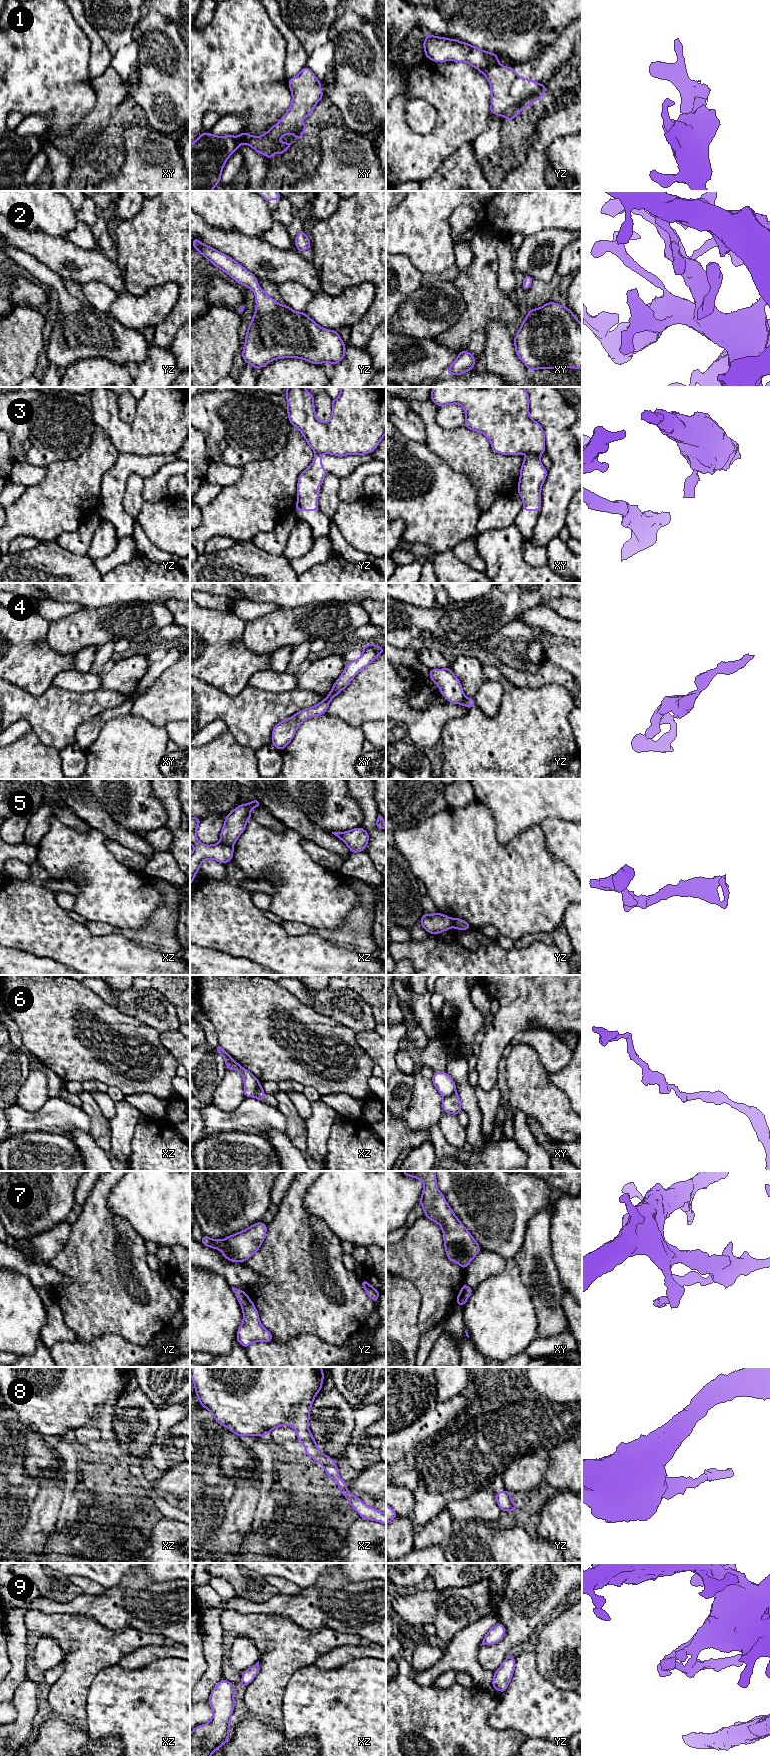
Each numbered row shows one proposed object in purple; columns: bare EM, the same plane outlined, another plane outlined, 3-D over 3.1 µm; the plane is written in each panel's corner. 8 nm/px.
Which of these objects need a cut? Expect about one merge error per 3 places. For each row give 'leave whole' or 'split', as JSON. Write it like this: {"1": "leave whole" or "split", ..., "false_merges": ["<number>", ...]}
{"1": "leave whole", "2": "leave whole", "3": "split", "4": "split", "5": "split", "6": "split", "7": "leave whole", "8": "leave whole", "9": "leave whole", "false_merges": ["3", "4", "5", "6"]}

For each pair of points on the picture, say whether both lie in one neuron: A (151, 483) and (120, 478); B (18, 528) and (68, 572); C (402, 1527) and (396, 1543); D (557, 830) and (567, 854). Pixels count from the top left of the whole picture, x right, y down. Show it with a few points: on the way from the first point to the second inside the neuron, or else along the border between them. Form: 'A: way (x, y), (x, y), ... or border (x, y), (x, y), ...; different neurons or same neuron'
A: border (164, 465), (145, 479); different neurons
B: border (54, 539), (39, 542); different neurons
C: way (402, 1531), (396, 1539); same neuron
D: way (561, 836), (567, 842), (567, 848); same neuron

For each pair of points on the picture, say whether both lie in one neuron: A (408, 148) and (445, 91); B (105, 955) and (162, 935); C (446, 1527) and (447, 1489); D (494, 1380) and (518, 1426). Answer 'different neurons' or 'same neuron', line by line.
A: same neuron
B: different neurons
C: same neuron
D: same neuron

